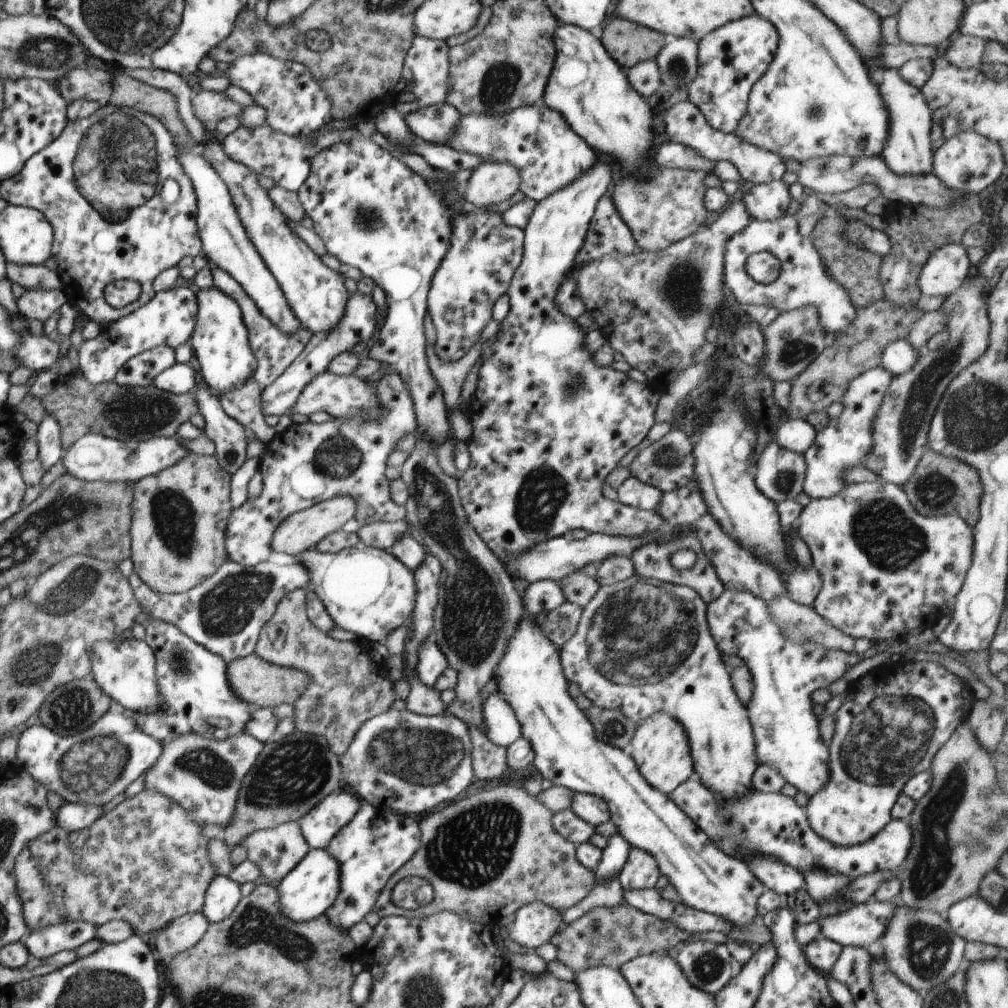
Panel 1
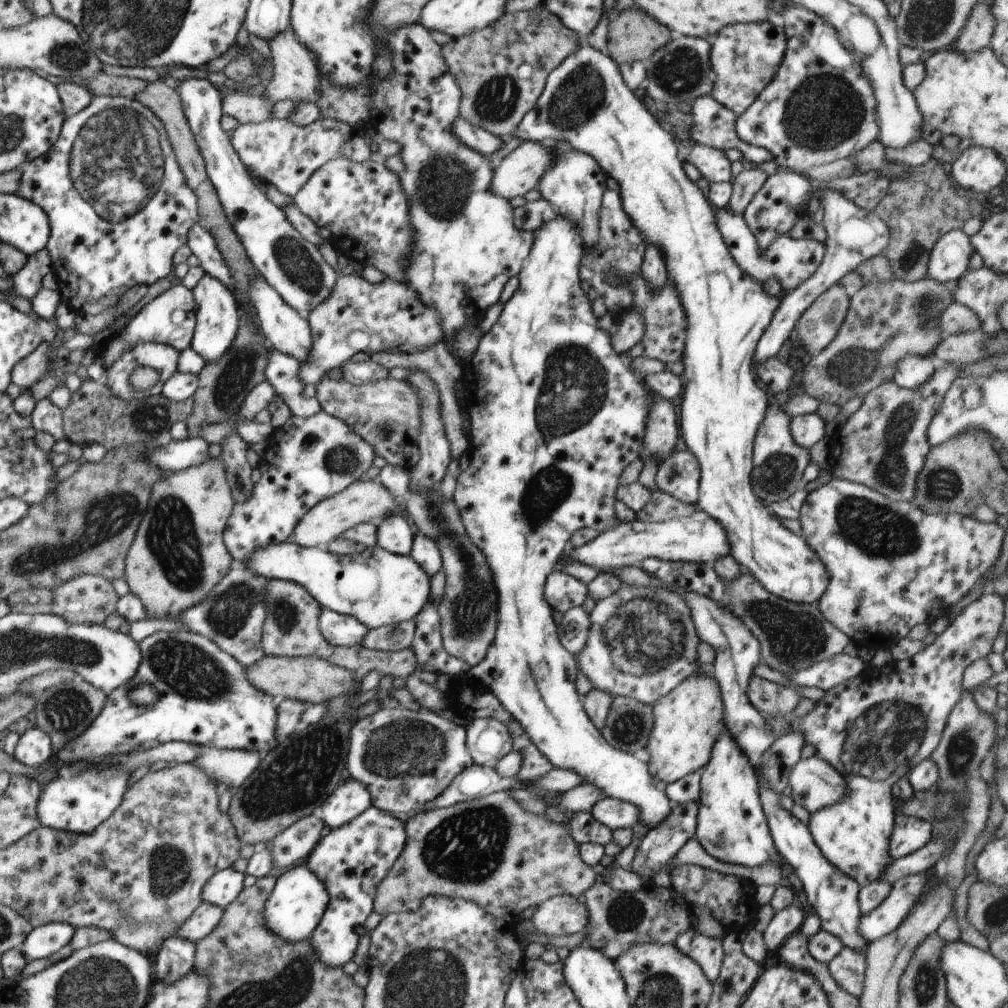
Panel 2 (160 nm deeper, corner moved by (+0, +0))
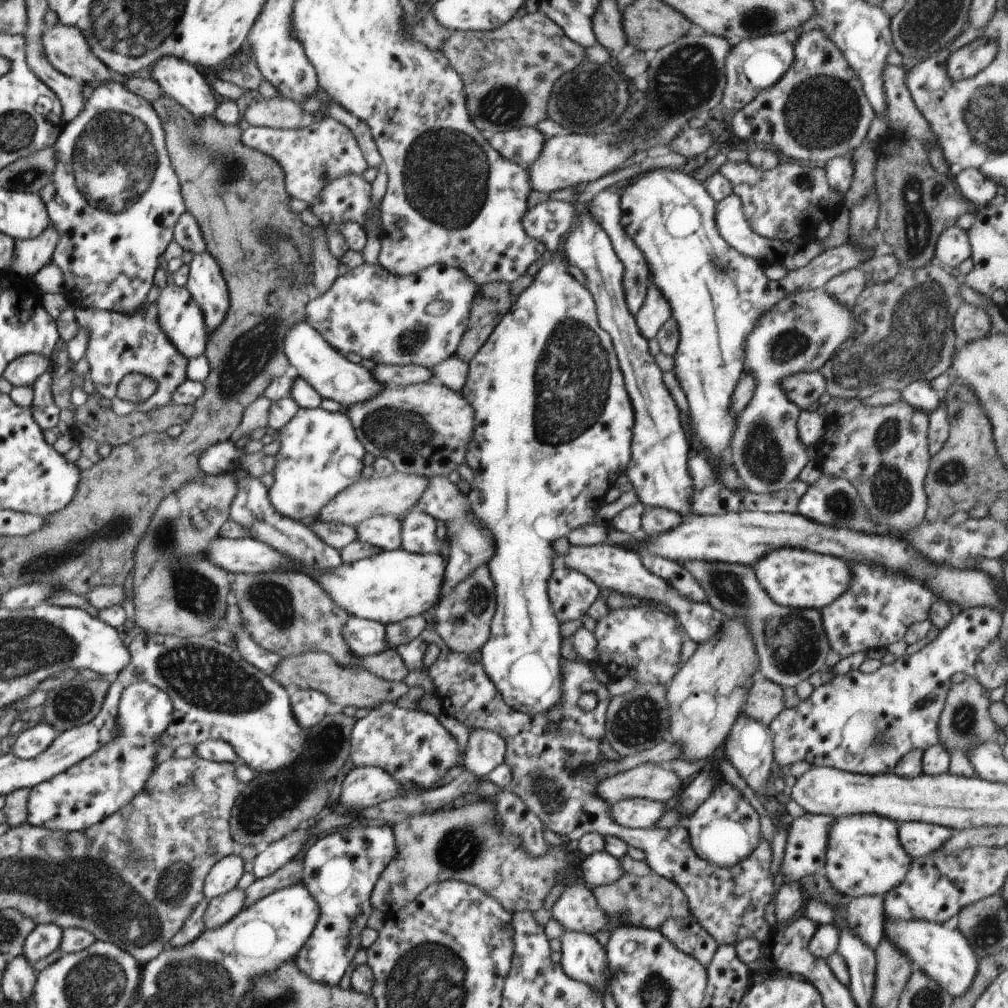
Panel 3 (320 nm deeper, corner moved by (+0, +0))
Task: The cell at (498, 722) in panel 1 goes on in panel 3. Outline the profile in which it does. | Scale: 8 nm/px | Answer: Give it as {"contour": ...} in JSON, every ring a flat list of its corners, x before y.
{"contour":[[476,729,469,733,463,761,466,770,478,777,486,778,494,768,504,763,507,746,495,732]]}

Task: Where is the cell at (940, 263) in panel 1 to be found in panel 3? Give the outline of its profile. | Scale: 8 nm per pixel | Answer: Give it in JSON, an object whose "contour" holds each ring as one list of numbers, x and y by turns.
{"contour":[[958,225,946,227,938,237,935,256,944,264,956,268,971,257,971,244,967,231]]}

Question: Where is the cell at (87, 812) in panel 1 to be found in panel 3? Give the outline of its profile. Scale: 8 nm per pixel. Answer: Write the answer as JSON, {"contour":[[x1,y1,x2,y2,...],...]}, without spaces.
{"contour":[[134,680,123,690,118,702,116,717,118,730,115,739,103,744,103,747,68,770,33,786,27,804,27,822,51,831,78,832,101,823,107,816,125,807,141,792,151,772,156,768,156,752,161,746,159,739,171,723,172,713,173,702,167,692,146,681]]}

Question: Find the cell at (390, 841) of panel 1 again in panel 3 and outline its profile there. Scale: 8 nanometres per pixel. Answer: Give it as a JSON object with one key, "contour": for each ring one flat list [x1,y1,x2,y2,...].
{"contour":[[360,823,321,836,303,859,302,884,319,906,316,926,294,958,301,973,322,984,338,984,356,952,361,949,360,932,372,912,371,894,388,863,396,856,392,826]]}

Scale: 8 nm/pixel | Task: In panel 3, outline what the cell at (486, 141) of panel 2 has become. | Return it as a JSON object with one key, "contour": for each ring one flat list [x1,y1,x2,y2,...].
{"contour":[[533,126,487,135,487,139,491,147,504,158,519,164,523,169,528,169,543,153,547,141,547,137]]}

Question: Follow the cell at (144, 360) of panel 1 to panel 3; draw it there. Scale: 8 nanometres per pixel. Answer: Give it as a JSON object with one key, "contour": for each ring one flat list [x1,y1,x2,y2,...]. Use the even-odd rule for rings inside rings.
{"contour":[[156,302,148,303,133,315,122,315,114,311,75,308,75,317,79,328,89,330,88,344,84,357,89,364,89,377,95,392,103,400,112,401,111,409,118,415,126,416,134,411,149,413,173,402,172,395,187,379,187,359,165,335,159,323],[138,372,152,378,157,384,156,392,142,404,134,404,118,398,116,388,126,374]]}

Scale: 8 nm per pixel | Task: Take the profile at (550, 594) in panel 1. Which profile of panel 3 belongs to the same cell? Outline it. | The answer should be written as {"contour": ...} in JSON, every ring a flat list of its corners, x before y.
{"contour":[[564,566,554,567,548,579,547,593,561,623,586,616,600,591,592,579]]}

